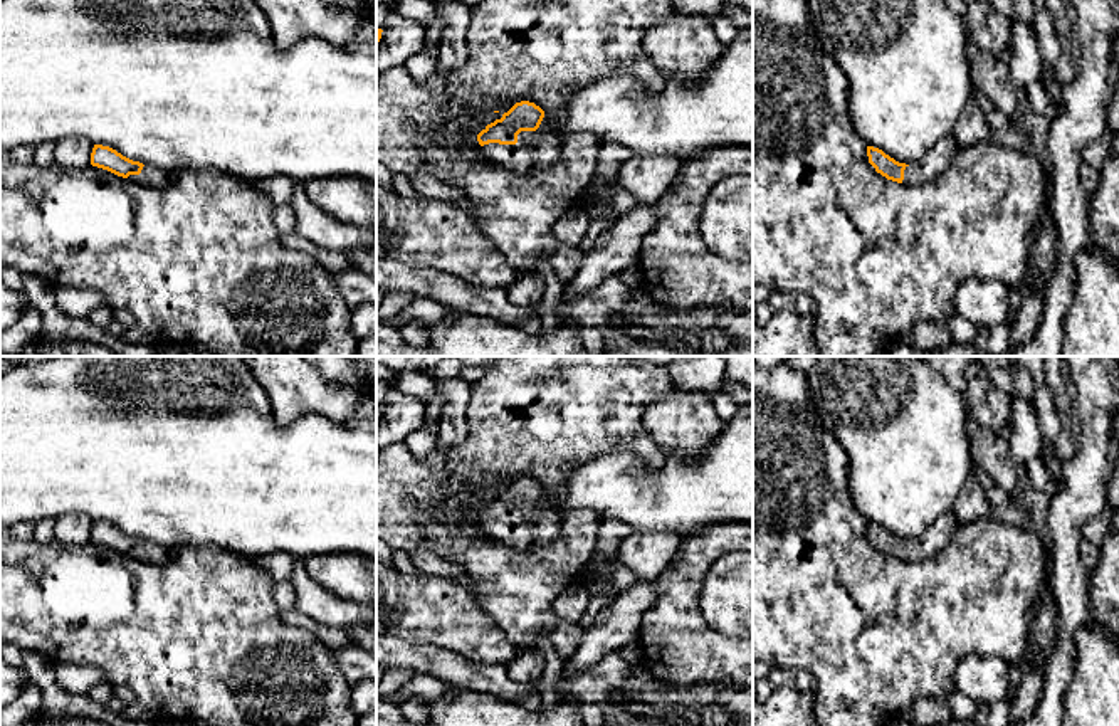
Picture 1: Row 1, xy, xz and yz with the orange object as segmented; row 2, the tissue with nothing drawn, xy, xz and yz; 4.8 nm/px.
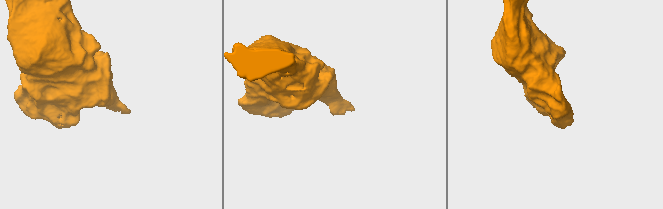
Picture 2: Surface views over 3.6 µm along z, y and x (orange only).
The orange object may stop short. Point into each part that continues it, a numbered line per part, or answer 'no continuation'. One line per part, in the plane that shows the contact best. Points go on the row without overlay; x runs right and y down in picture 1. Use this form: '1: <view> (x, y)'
1: xz (533, 528)

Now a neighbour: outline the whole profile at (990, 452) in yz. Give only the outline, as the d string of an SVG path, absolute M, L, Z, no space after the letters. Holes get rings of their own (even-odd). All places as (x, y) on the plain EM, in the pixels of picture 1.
M968 420L968 435L971 440L973 466L988 472L995 486L1005 489L1010 497L1018 499L1027 477L1023 467L1011 459L1008 440L980 429L971 420Z

